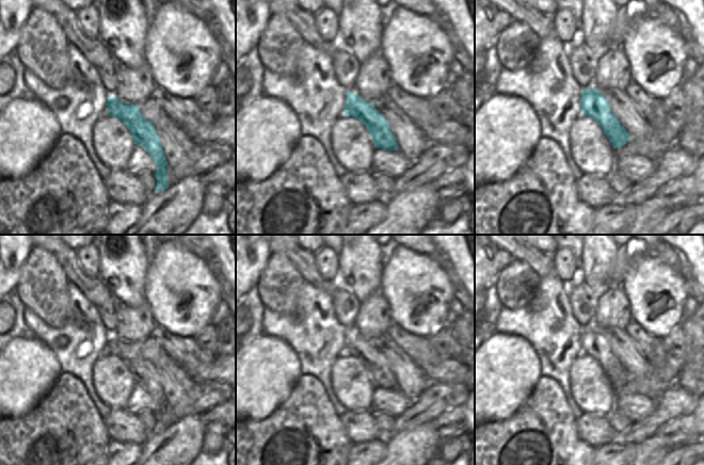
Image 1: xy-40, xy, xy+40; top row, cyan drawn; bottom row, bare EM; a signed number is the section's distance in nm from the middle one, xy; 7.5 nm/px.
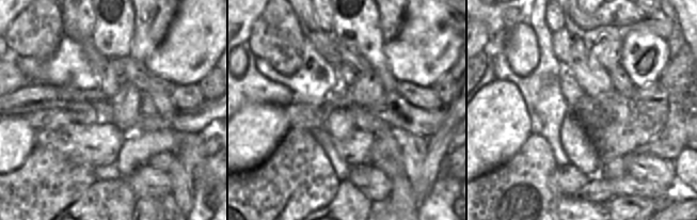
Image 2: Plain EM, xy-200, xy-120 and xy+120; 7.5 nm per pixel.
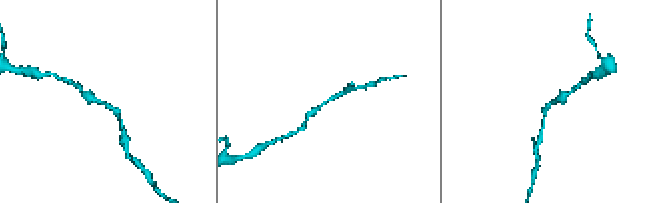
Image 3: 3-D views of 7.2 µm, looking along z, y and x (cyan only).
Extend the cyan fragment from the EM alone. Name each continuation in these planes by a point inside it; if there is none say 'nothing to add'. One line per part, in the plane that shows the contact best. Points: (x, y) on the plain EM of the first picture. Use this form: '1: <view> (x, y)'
nothing to add

